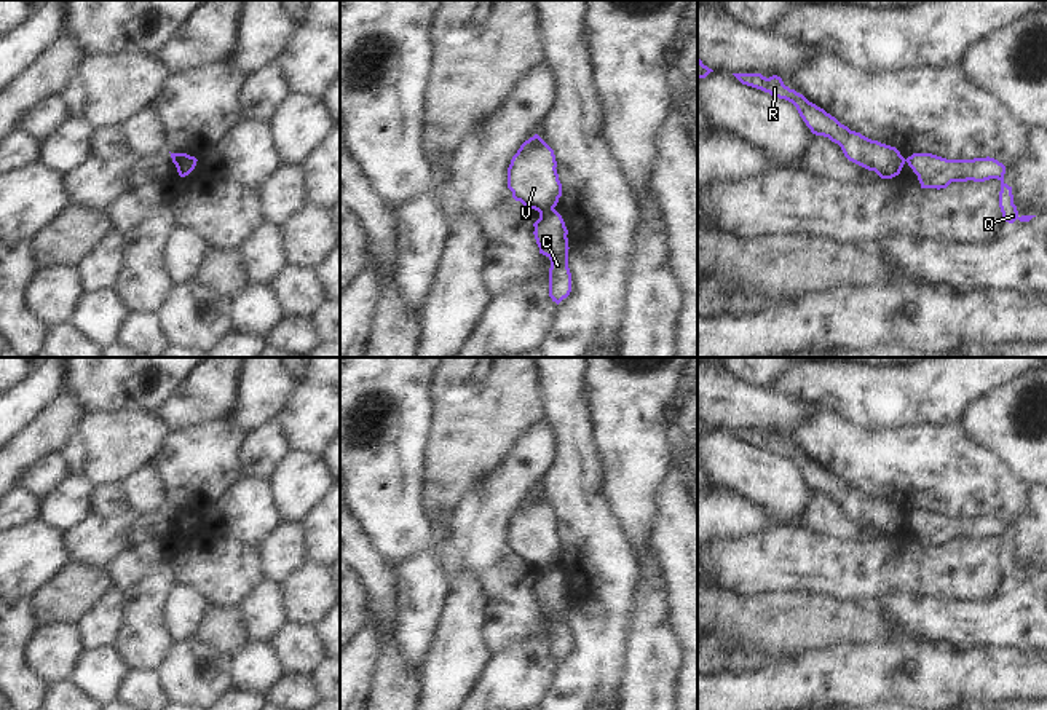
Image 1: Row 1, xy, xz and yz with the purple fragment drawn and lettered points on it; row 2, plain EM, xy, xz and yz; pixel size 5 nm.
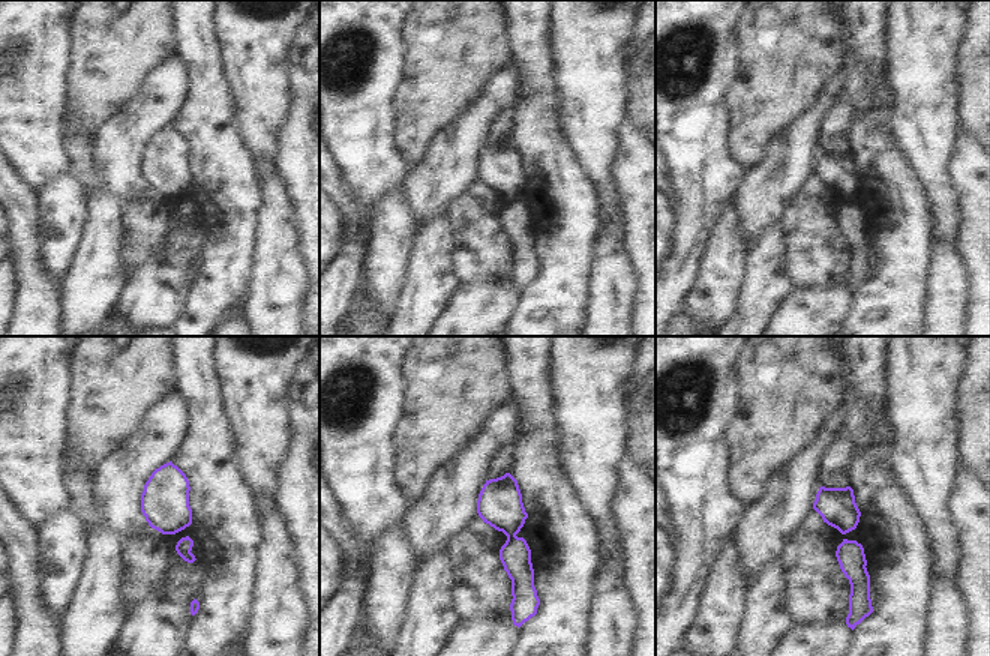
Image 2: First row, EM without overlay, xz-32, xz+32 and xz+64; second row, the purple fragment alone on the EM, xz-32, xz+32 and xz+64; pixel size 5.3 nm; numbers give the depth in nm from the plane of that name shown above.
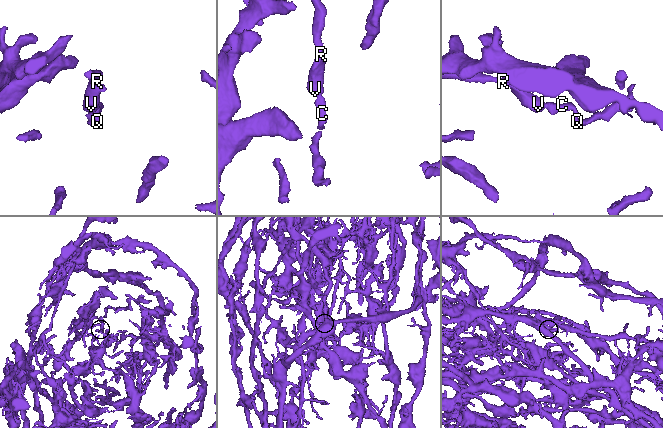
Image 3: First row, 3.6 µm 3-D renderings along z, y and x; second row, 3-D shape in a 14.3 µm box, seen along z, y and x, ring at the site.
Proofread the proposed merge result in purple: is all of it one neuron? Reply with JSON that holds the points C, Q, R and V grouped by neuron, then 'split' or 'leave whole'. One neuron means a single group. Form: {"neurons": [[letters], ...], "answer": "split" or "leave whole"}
{"neurons": [["C", "Q"], ["R", "V"]], "answer": "split"}

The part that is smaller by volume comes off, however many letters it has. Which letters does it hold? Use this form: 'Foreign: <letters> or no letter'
Foreign: C, Q

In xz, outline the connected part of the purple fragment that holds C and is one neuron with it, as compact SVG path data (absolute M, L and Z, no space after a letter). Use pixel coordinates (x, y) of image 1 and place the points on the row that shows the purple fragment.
M552 209L539 214L539 219L533 223L535 239L539 247L539 254L551 260L549 268L549 297L557 305L567 298L571 292L571 273L568 268L568 230L562 215Z

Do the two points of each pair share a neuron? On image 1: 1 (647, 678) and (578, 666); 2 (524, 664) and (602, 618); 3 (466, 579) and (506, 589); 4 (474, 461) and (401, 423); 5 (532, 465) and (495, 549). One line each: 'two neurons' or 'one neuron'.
1: two neurons
2: two neurons
3: two neurons
4: two neurons
5: one neuron

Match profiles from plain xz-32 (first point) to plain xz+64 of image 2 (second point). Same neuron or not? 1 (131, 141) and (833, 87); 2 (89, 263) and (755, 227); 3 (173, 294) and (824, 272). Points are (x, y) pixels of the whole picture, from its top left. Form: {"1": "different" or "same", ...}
{"1": "same", "2": "different", "3": "different"}

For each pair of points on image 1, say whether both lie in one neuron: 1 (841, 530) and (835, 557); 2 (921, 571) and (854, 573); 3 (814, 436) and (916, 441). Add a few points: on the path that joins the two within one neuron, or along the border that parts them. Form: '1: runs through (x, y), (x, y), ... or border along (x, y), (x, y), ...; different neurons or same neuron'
1: border along (805, 527), (841, 540), (870, 541), (877, 538); different neurons
2: runs through (905, 571), (870, 571); same neuron
3: runs through (840, 444), (891, 444); same neuron

